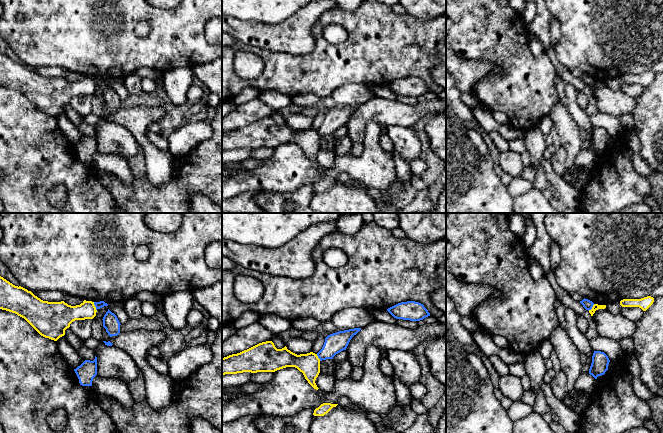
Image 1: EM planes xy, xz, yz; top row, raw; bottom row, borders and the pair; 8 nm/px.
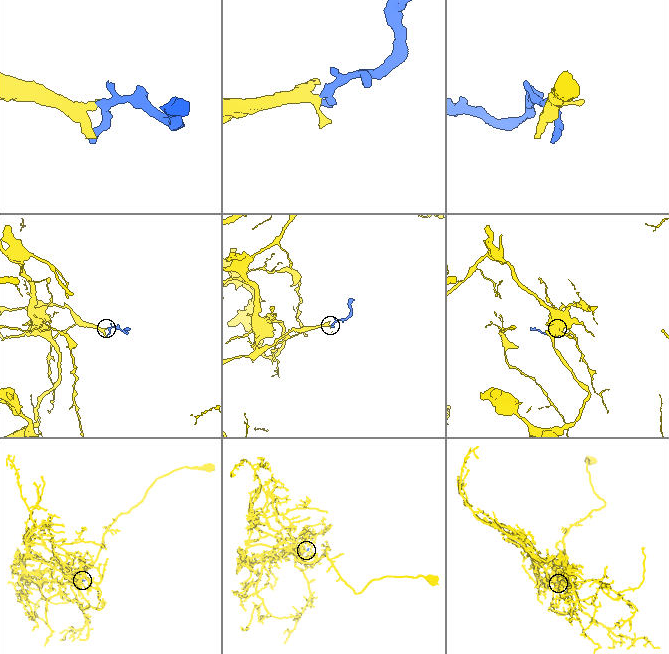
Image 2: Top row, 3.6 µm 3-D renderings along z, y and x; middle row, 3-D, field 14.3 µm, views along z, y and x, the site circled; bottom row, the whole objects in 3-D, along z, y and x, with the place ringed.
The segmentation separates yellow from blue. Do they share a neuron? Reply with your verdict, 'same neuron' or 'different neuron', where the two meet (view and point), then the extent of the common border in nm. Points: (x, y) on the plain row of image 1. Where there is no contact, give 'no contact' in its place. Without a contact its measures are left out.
different neuron | xy (94, 82) | 80 nm

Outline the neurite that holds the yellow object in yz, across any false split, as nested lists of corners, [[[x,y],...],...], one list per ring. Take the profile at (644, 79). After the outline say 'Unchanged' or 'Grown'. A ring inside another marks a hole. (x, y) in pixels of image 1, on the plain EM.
[[[647,72],[641,75],[623,75],[620,77],[622,83],[639,83],[646,87],[654,78],[654,74]]]. Unchanged

